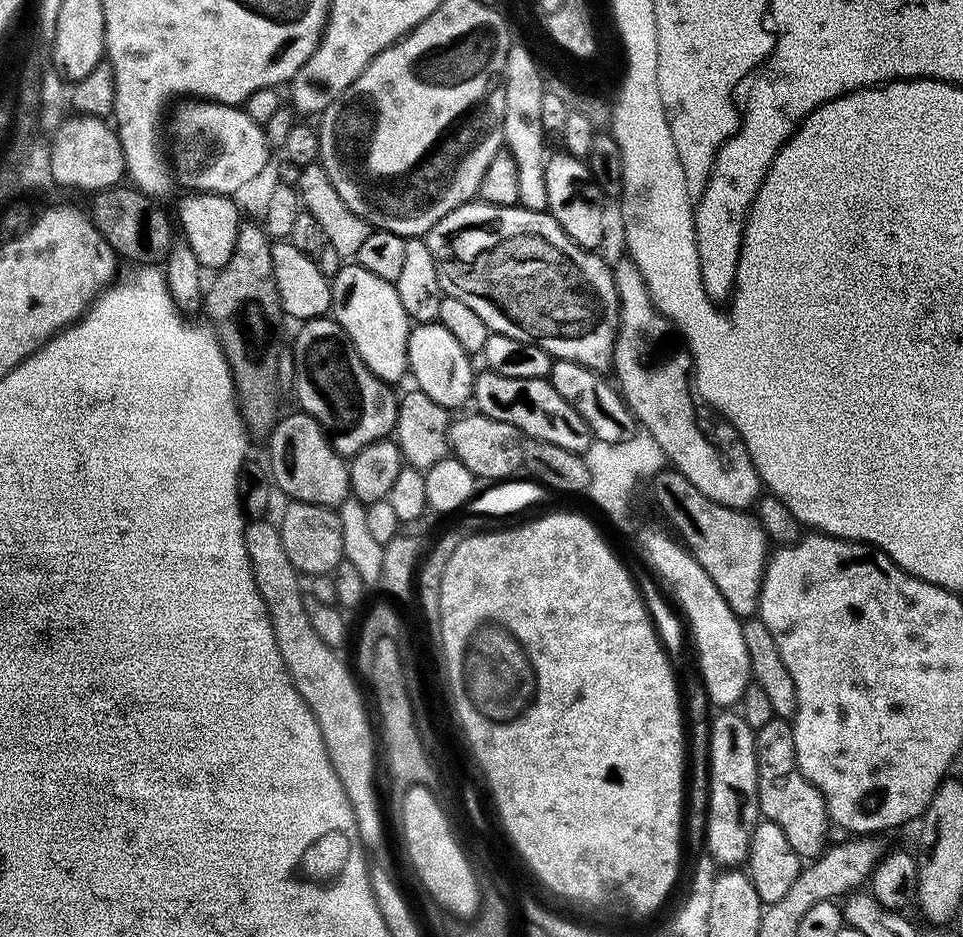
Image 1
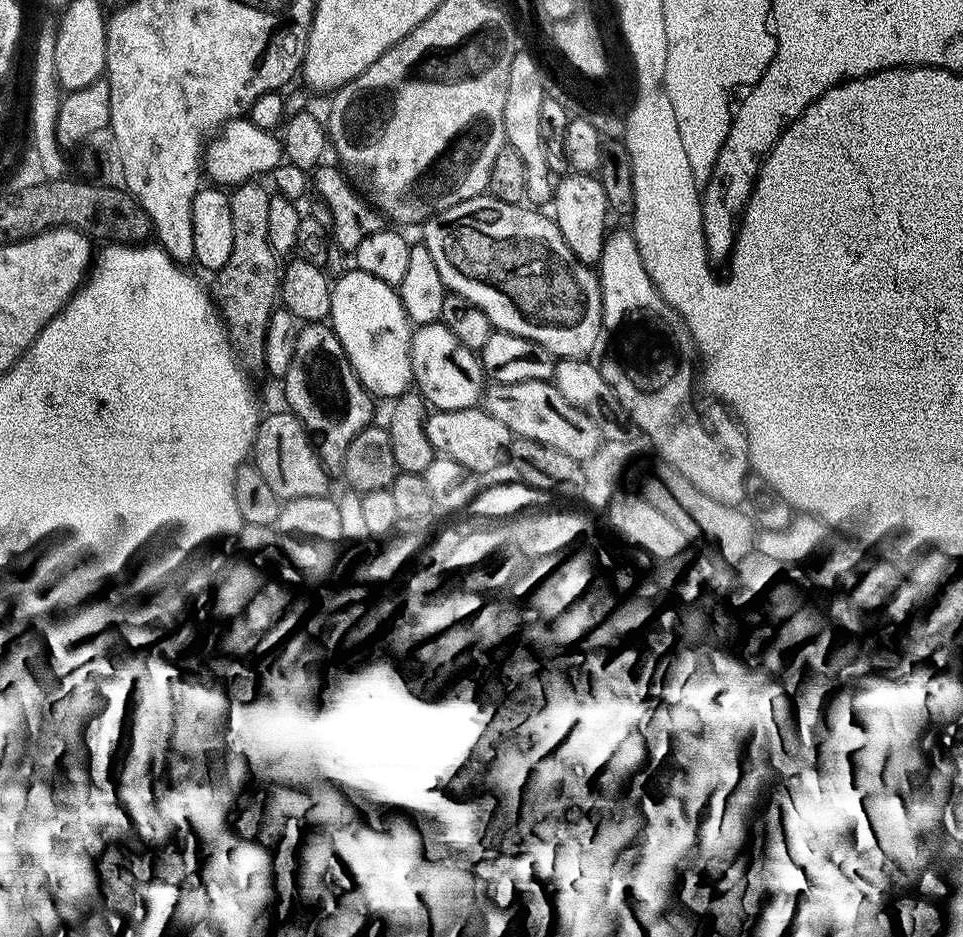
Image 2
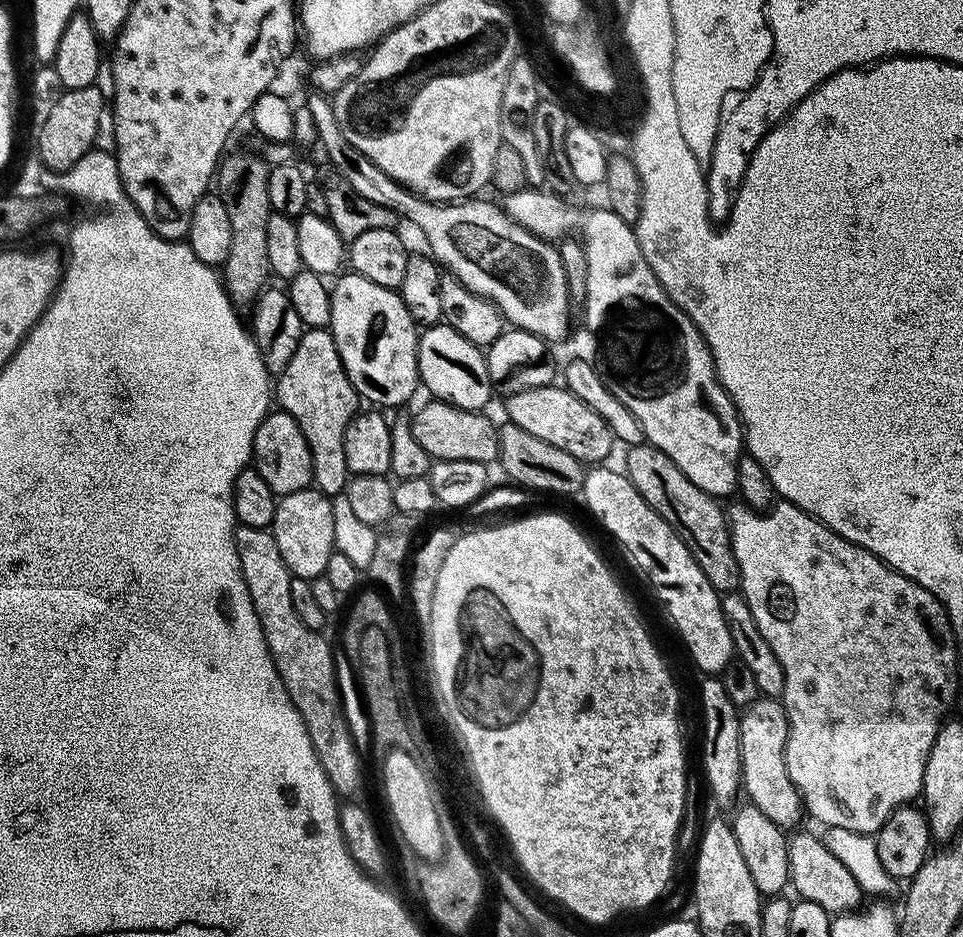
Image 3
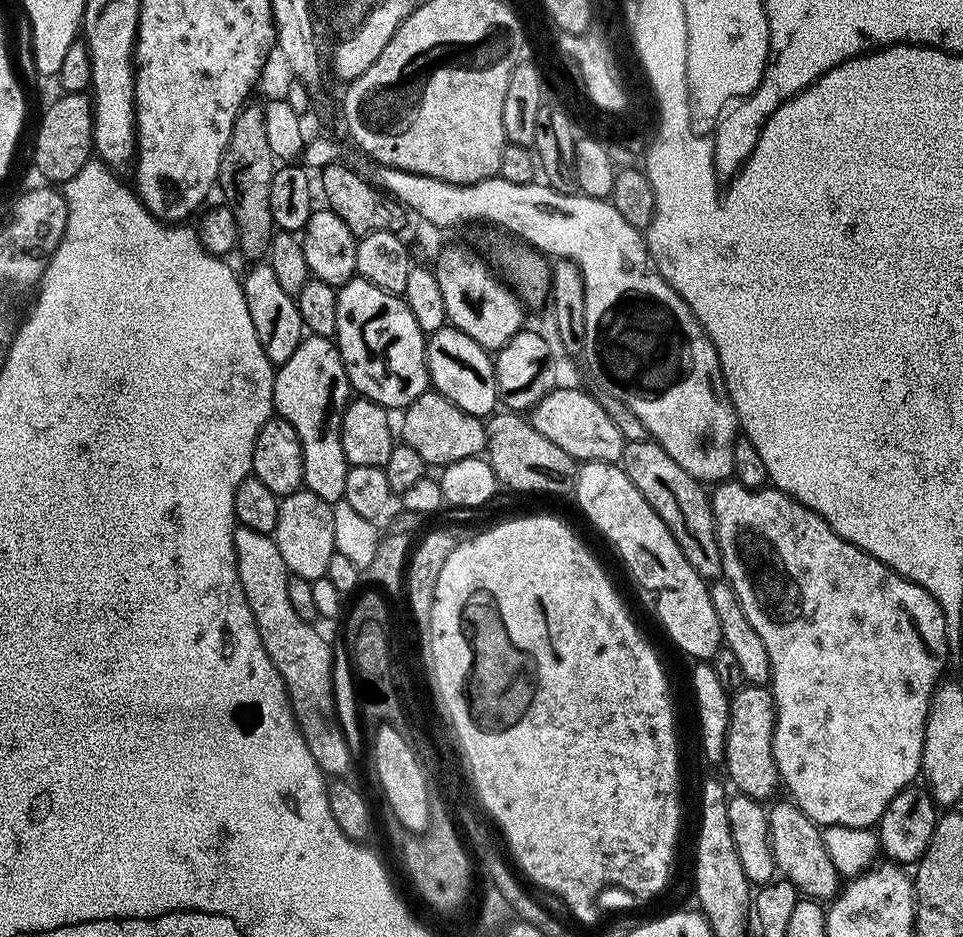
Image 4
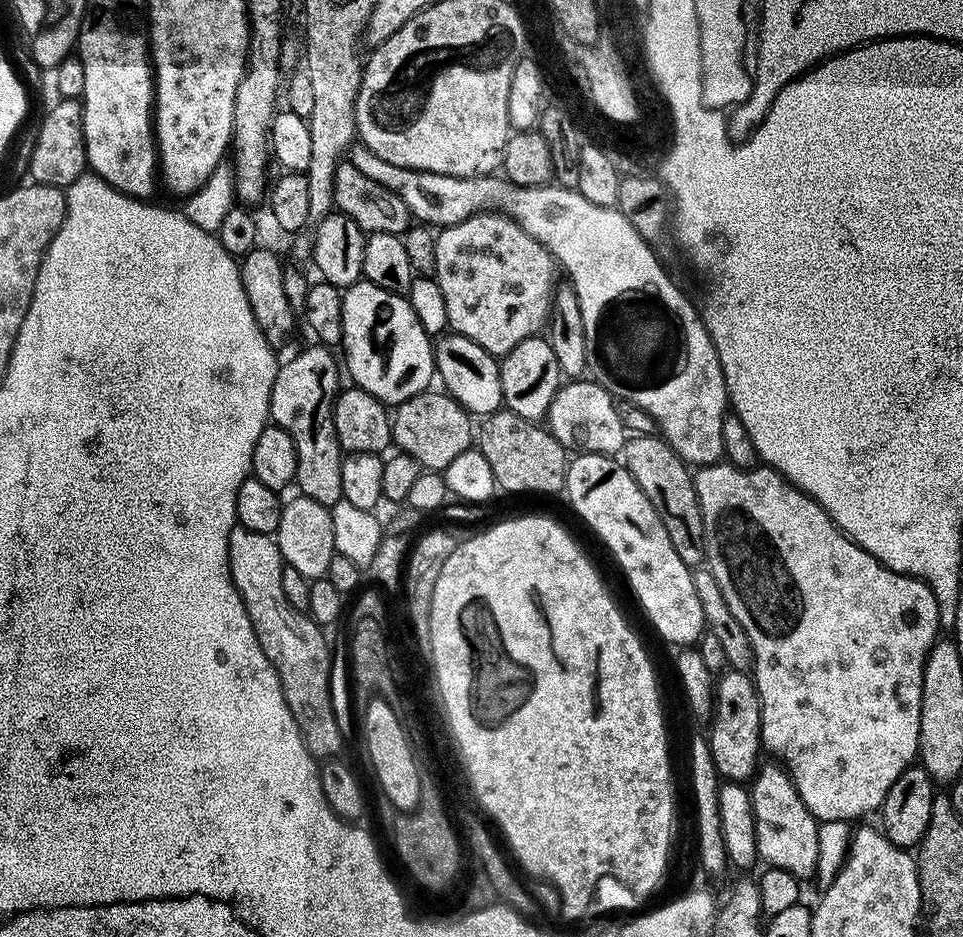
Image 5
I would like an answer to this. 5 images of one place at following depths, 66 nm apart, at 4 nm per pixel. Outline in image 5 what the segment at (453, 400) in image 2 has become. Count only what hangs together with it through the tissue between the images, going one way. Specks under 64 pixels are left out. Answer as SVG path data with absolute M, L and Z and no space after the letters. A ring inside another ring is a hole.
M444 334L435 341L436 372L443 391L461 404L473 417L483 418L491 412L501 411L504 395L500 381L497 357L491 356L478 342L465 336Z

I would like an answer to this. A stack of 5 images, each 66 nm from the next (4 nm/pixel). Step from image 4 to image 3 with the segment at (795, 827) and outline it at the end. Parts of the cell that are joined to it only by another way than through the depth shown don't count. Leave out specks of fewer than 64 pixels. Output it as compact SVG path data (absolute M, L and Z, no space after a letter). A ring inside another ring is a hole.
M796 830L788 836L788 857L790 858L791 887L796 887L796 896L802 900L818 902L830 914L843 914L861 907L862 891L850 870L846 868L827 849L819 835L811 836L808 832Z

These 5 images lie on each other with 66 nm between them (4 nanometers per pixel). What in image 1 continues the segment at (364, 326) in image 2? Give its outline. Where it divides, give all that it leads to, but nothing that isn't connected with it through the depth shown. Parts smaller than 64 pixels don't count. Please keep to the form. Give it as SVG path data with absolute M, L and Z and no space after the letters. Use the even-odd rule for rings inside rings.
M348 262L345 268L340 268L336 272L336 276L331 277L332 282L332 310L331 315L334 317L336 323L342 326L342 330L347 334L348 337L352 340L352 345L358 350L360 355L360 361L364 363L366 367L371 370L372 373L377 376L380 380L386 380L389 382L397 382L403 376L406 376L408 372L408 333L410 331L410 321L406 310L402 310L402 302L398 298L398 290L396 289L395 283L390 280L383 280L378 278L378 274L370 274L370 270L366 270L361 264L355 262Z

